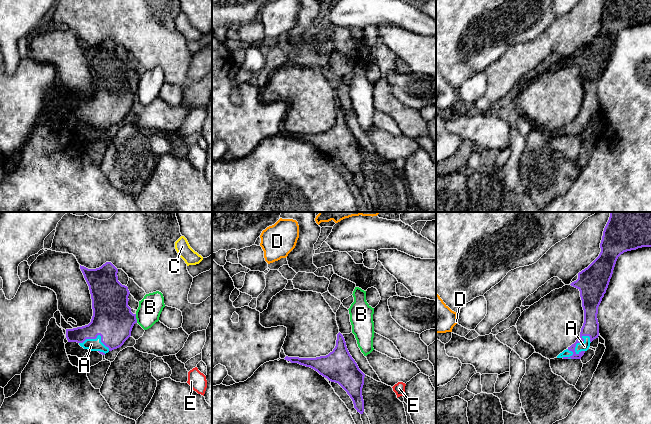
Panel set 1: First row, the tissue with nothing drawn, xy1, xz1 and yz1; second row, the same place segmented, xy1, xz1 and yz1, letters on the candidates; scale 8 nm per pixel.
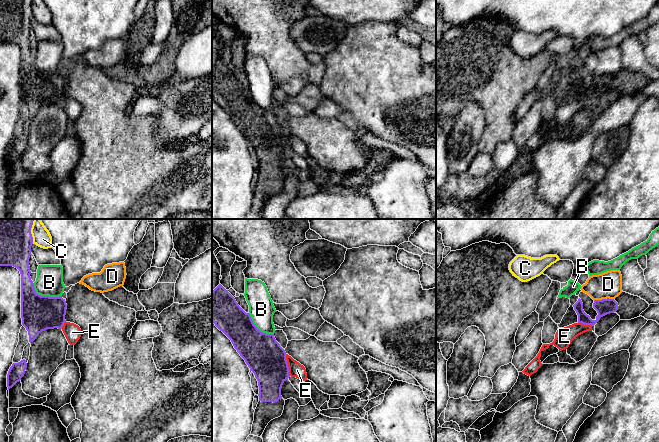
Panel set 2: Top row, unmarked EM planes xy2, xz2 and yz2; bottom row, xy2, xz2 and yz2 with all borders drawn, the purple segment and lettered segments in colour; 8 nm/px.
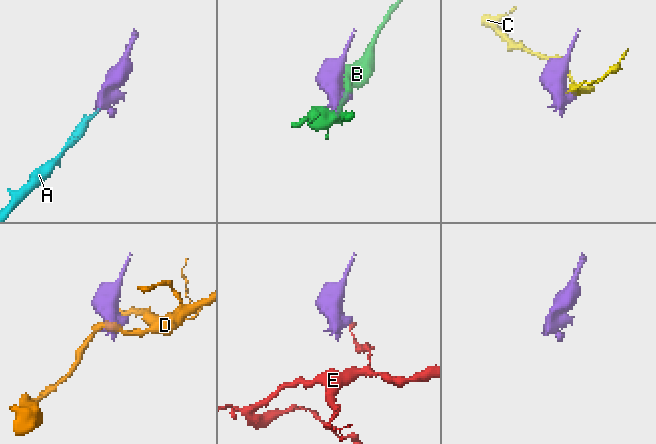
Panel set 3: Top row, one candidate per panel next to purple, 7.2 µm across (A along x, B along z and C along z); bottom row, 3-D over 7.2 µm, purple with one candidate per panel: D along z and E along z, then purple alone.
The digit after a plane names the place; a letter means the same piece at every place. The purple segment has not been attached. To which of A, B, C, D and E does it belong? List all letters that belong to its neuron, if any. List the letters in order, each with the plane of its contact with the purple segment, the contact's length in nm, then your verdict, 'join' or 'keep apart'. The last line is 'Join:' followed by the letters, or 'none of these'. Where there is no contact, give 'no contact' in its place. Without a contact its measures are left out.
A: yz1 | 280 nm | join
B: xy2 | 260 nm | keep apart
C: xy2 | 200 nm | keep apart
D: yz2 | 160 nm | keep apart
E: xz2 | 180 nm | keep apart
Join: A

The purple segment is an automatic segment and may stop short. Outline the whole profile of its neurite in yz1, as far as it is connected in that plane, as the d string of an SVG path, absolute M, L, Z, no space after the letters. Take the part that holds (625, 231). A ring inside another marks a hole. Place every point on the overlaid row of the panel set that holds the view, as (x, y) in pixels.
M610 212L609 220L603 231L599 256L587 268L579 272L578 279L570 284L580 291L584 310L584 323L580 337L574 344L560 353L557 358L581 359L589 349L590 343L598 338L598 307L608 288L616 261L624 252L642 247L651 247L651 212Z

